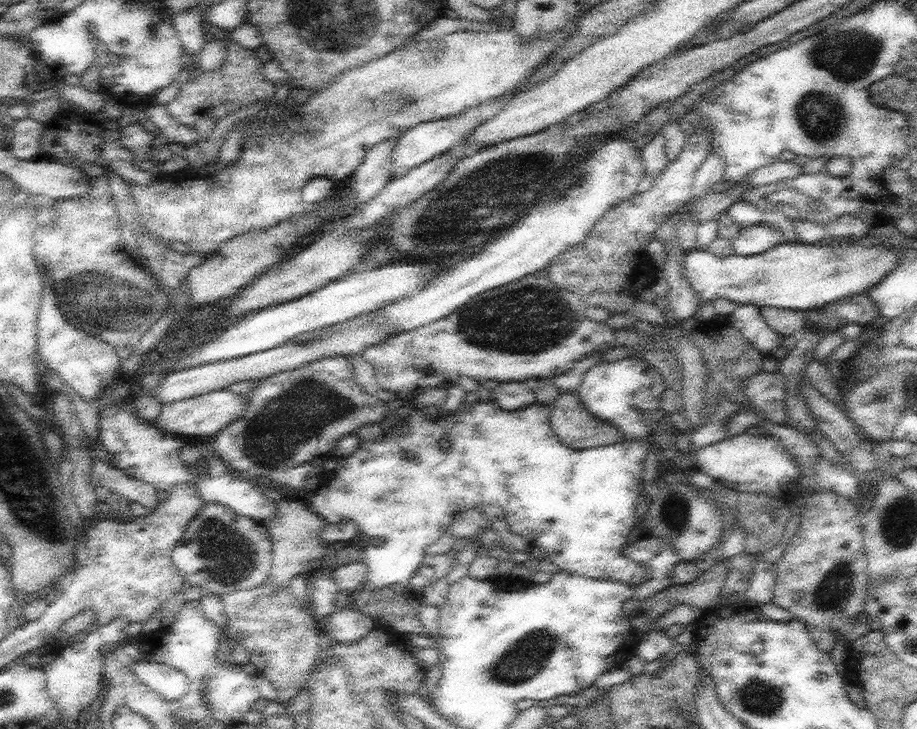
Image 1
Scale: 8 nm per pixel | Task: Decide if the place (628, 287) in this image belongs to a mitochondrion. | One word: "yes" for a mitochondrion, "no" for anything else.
yes

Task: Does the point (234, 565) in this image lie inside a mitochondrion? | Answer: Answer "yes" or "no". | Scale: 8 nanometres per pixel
yes

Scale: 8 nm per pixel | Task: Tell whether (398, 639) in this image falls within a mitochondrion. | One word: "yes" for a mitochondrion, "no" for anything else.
no

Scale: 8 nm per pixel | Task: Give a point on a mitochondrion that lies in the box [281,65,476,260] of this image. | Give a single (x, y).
(401, 101)

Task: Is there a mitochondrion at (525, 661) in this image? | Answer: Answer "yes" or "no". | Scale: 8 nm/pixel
yes

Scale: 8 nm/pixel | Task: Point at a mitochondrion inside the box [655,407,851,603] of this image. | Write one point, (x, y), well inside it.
(676, 515)

